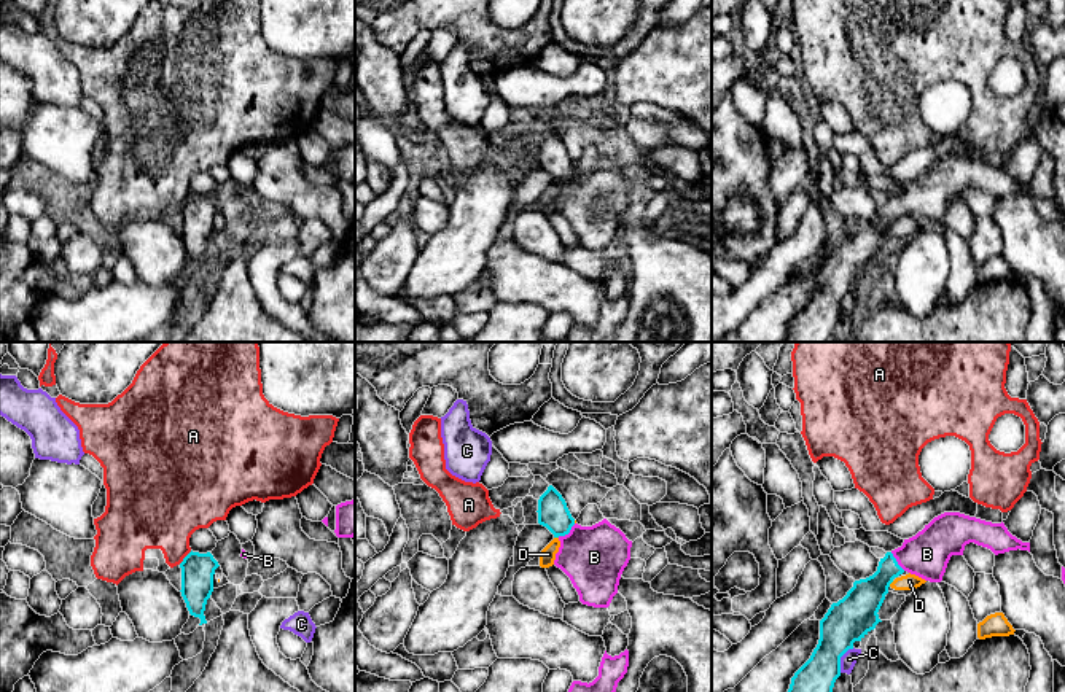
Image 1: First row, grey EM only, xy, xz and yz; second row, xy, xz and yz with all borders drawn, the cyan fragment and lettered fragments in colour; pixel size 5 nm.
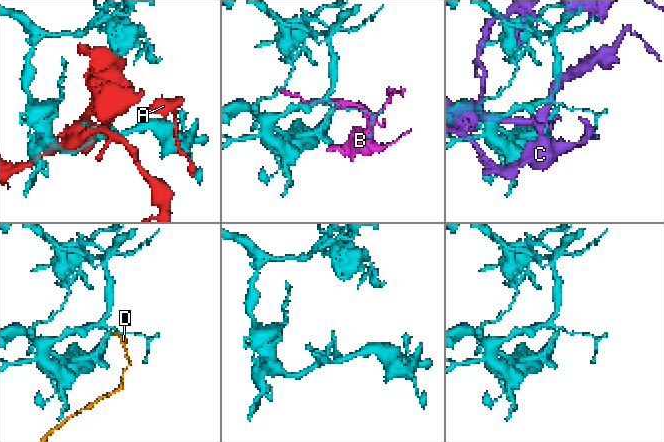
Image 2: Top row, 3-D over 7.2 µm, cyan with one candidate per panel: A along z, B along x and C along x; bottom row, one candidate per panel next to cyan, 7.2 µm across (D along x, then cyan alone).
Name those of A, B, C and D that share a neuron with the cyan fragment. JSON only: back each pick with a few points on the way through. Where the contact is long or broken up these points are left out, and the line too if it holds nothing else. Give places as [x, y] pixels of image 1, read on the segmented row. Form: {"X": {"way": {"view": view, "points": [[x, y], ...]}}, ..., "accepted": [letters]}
{"B": {"way": {"view": "xz", "points": [[553, 513], [567, 533], [594, 557]]}}, "accepted": ["B"]}

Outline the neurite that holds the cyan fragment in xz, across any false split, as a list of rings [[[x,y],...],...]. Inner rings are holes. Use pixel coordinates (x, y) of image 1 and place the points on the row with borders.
[[[552,485],[540,496],[536,512],[538,523],[560,541],[554,565],[570,577],[579,601],[608,608],[630,560],[632,541],[607,519],[592,527],[578,525]]]

